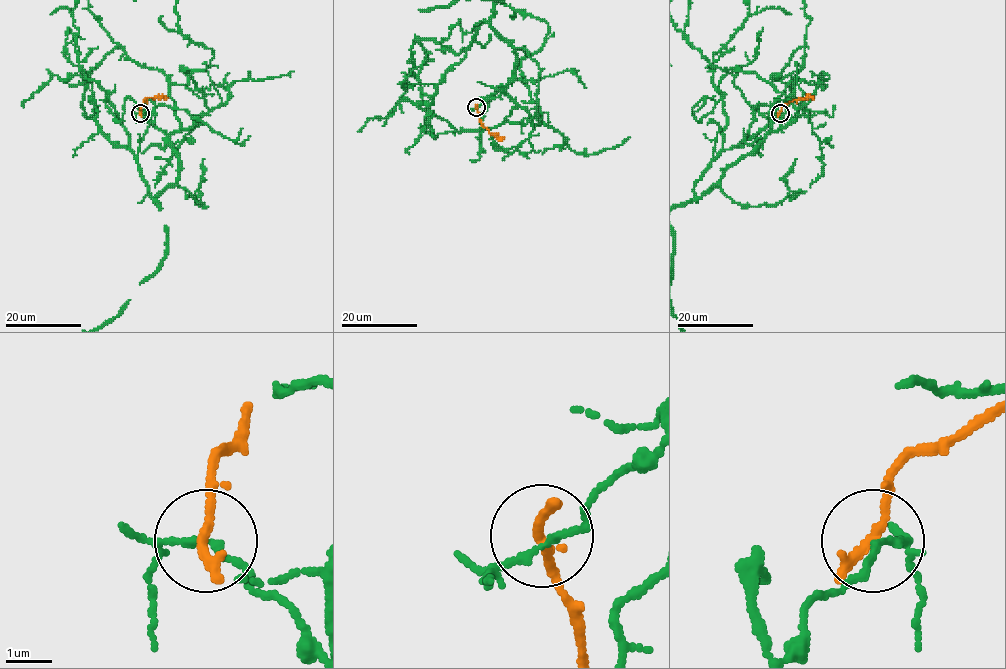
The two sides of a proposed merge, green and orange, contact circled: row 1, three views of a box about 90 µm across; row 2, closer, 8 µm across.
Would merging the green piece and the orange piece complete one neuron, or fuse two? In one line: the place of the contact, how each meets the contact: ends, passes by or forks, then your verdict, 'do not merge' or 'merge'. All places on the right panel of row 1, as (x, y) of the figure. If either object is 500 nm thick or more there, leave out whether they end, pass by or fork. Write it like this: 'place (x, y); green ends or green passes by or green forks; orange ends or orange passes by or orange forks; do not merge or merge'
place (780, 113); green passes by; orange ends; do not merge

